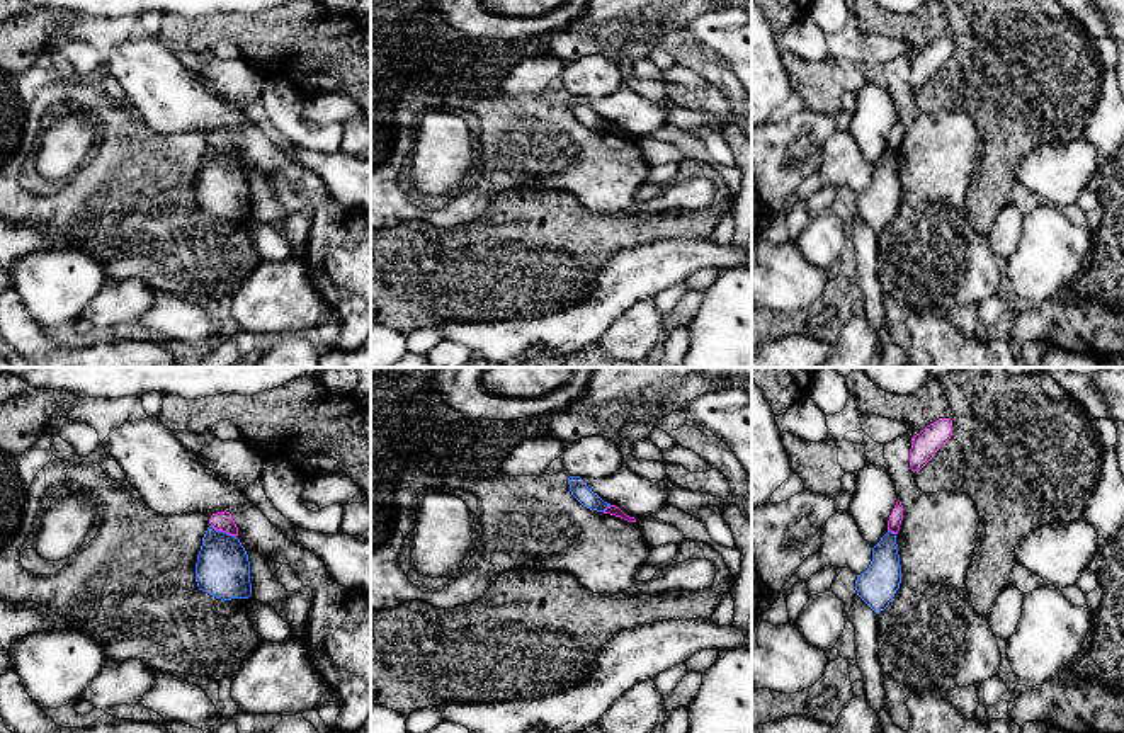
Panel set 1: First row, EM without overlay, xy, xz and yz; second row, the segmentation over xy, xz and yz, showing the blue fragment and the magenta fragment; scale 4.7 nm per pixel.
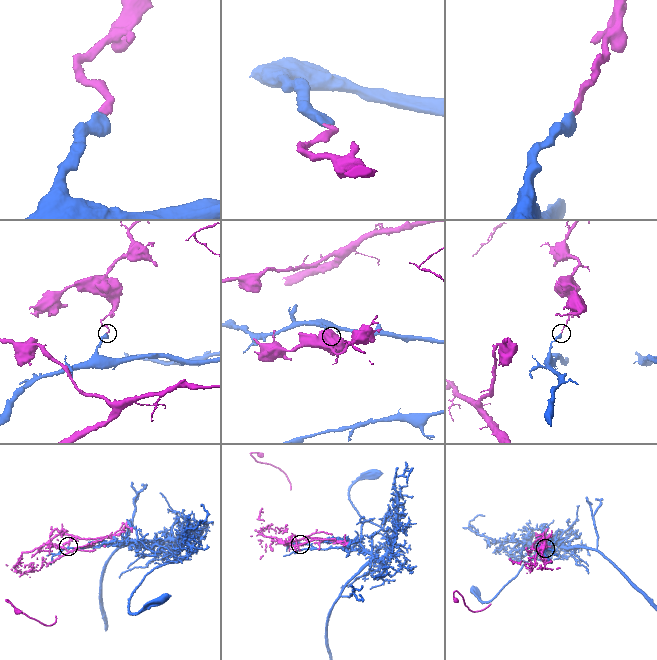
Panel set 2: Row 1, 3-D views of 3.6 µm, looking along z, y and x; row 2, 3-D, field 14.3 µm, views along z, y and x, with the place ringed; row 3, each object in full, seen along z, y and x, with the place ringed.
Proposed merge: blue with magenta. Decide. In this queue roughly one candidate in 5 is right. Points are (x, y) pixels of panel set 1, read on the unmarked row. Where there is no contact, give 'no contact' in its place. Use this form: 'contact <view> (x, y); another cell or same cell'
contact xy (221, 150); another cell

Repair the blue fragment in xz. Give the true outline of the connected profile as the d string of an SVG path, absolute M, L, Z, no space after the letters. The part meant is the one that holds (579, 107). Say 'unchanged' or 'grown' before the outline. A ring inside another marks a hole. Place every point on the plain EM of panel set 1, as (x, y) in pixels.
unchanged; M580 95L568 97L571 114L587 128L604 131L610 122L604 121Z

